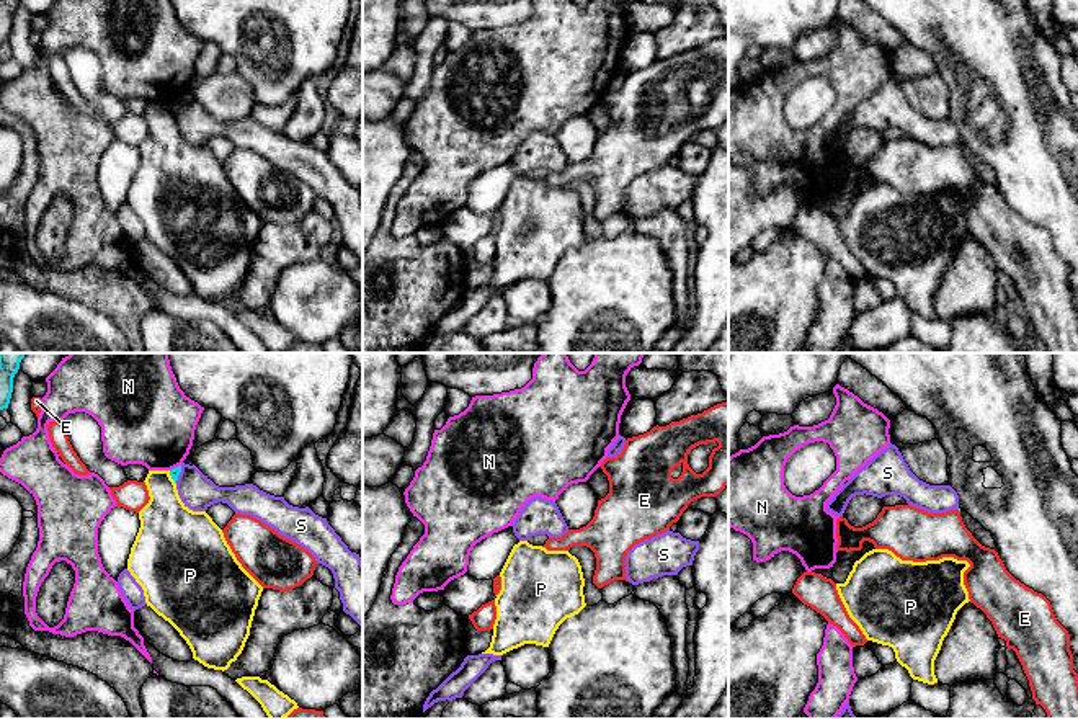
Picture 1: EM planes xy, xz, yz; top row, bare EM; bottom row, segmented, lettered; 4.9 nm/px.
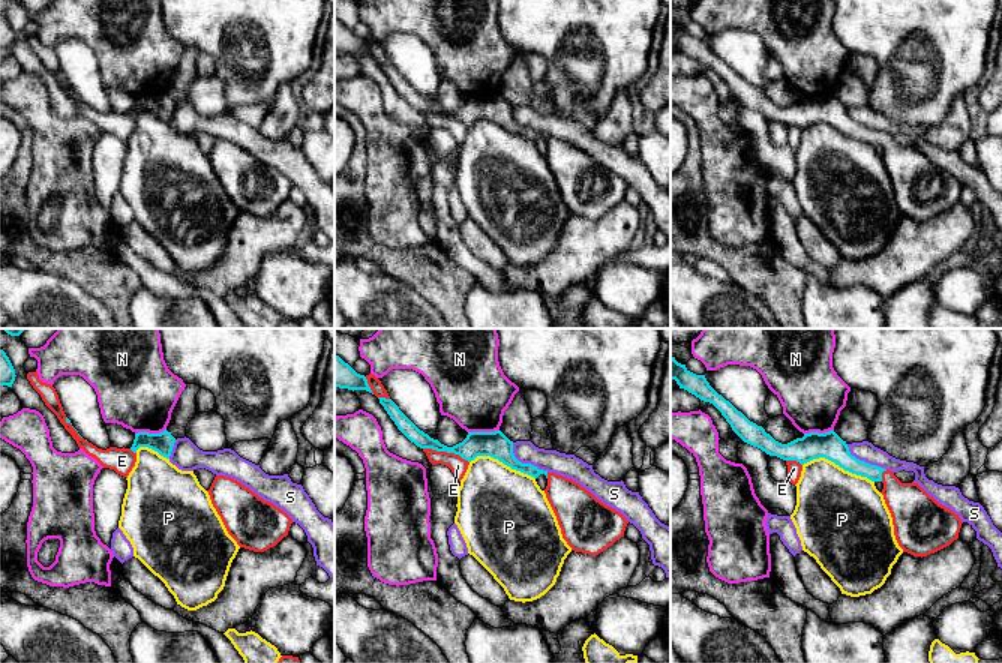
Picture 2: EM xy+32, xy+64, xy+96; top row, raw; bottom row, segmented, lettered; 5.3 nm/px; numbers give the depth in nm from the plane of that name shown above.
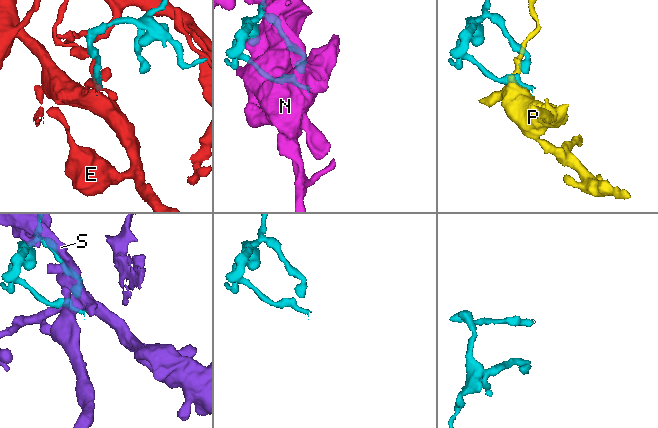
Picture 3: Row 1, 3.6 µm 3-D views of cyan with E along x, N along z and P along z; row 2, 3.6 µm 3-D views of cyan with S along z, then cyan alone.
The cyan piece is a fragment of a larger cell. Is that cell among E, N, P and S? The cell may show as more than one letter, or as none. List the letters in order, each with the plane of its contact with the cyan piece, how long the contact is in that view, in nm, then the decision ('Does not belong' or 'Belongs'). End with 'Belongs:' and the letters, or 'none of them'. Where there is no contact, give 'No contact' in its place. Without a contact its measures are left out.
E: No contact. Belongs
N: Touches cyan in xy. Shared border 70 nm. Does not belong
P: Touches cyan in xy. Shared border 80 nm. Does not belong
S: Touches cyan in xy. Shared border 90 nm. Does not belong
Belongs: E

